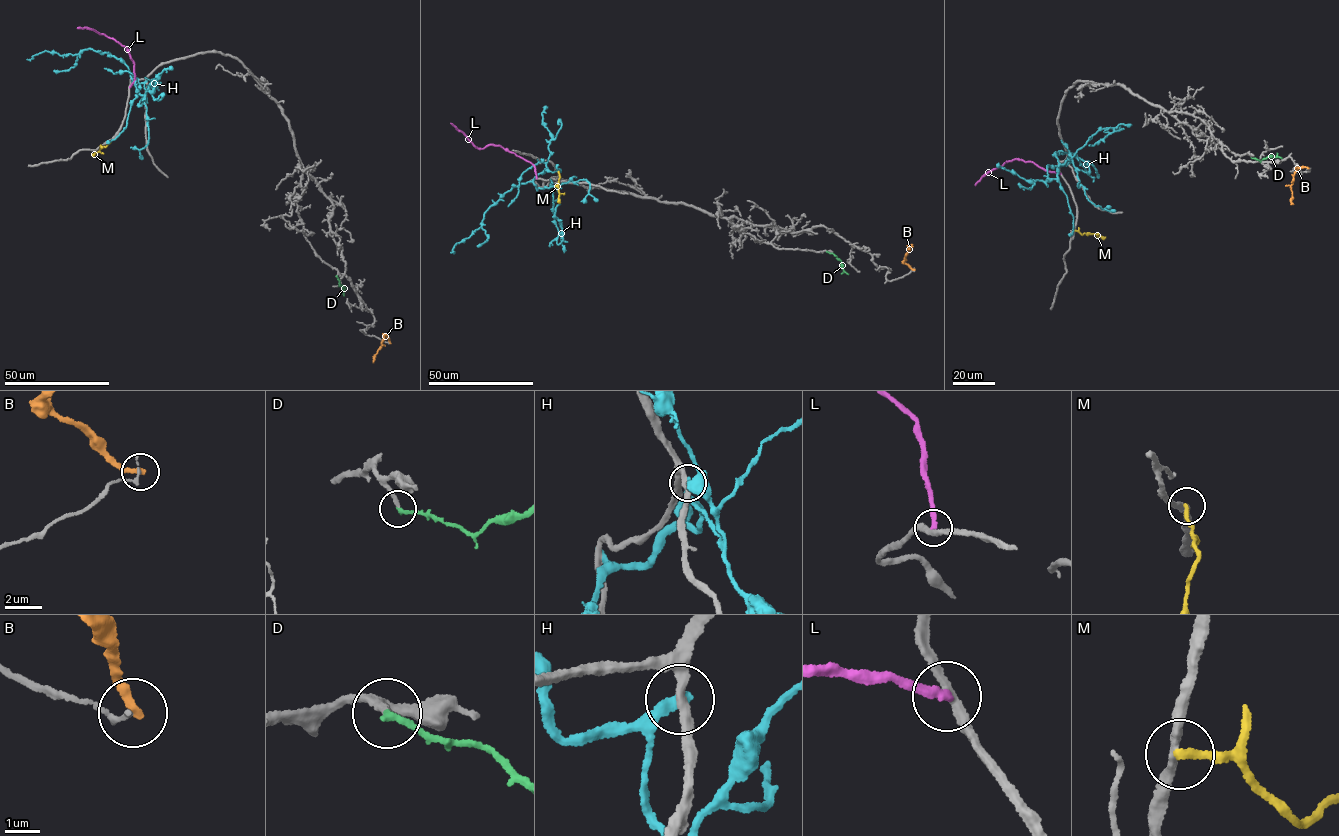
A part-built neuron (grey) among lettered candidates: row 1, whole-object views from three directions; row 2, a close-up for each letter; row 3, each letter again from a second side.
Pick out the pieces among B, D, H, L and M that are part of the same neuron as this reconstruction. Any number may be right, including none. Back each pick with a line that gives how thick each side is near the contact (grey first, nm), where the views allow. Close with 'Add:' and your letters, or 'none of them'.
D: 200 nm thick on the grey side, 220 nm on the other
Add: D

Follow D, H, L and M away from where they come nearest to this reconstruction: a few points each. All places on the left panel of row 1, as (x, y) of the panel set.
D: (336, 276), (344, 287), (343, 296)
H: (146, 81), (132, 80), (123, 60), (89, 48), (62, 56), (45, 51), (26, 59)
L: (129, 87), (135, 79), (133, 63), (126, 47), (95, 31), (77, 28)
M: (110, 141), (93, 156)

